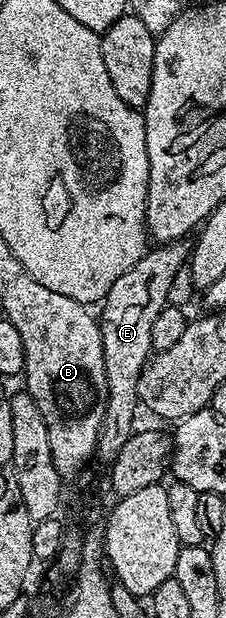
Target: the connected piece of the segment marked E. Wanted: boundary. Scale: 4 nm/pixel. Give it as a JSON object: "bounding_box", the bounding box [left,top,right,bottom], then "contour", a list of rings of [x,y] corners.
{"bounding_box":[95,239,191,466],"contour":[[[188,239],[165,242],[153,247],[146,251],[143,258],[139,258],[139,262],[135,262],[135,266],[131,266],[131,270],[119,274],[119,278],[115,278],[111,290],[100,305],[102,308],[101,312],[99,311],[99,323],[103,338],[103,362],[107,372],[107,398],[105,399],[105,417],[101,423],[101,433],[97,439],[95,456],[98,461],[101,459],[105,466],[112,465],[119,450],[123,450],[123,442],[127,442],[127,438],[132,436],[135,431],[133,419],[136,418],[137,412],[139,413],[139,374],[153,352],[151,325],[167,306],[167,293],[170,291],[171,282],[180,271],[187,268],[190,260],[191,244]]]}

